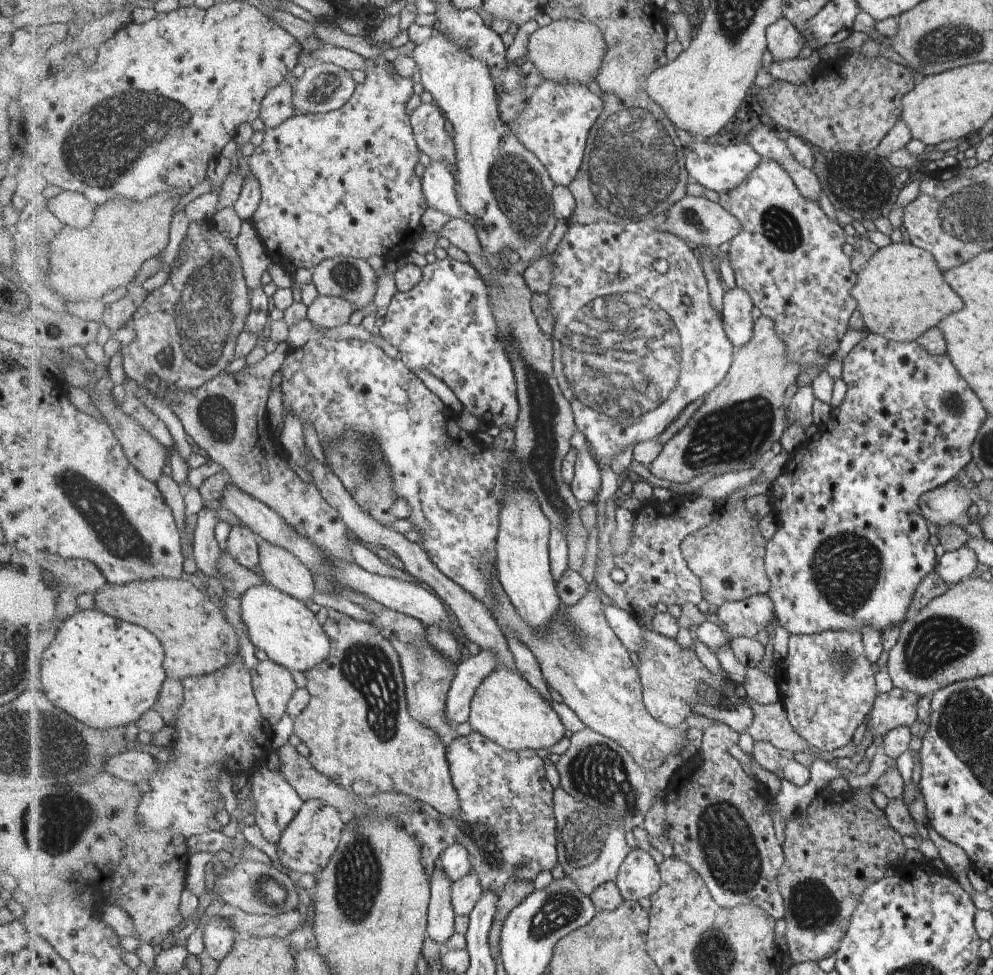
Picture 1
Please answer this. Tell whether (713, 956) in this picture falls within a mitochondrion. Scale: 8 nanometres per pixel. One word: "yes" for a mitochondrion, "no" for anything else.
yes

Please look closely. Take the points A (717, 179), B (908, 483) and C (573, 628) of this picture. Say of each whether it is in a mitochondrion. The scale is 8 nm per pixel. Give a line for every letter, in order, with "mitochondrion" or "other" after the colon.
A: other
B: other
C: mitochondrion

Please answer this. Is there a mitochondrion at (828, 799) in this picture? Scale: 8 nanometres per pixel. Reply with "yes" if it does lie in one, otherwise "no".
no

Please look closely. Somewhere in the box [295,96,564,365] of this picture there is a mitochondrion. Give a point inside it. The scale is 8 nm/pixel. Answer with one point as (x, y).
(517, 188)

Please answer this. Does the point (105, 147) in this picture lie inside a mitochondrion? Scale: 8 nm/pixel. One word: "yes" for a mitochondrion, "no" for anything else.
yes

